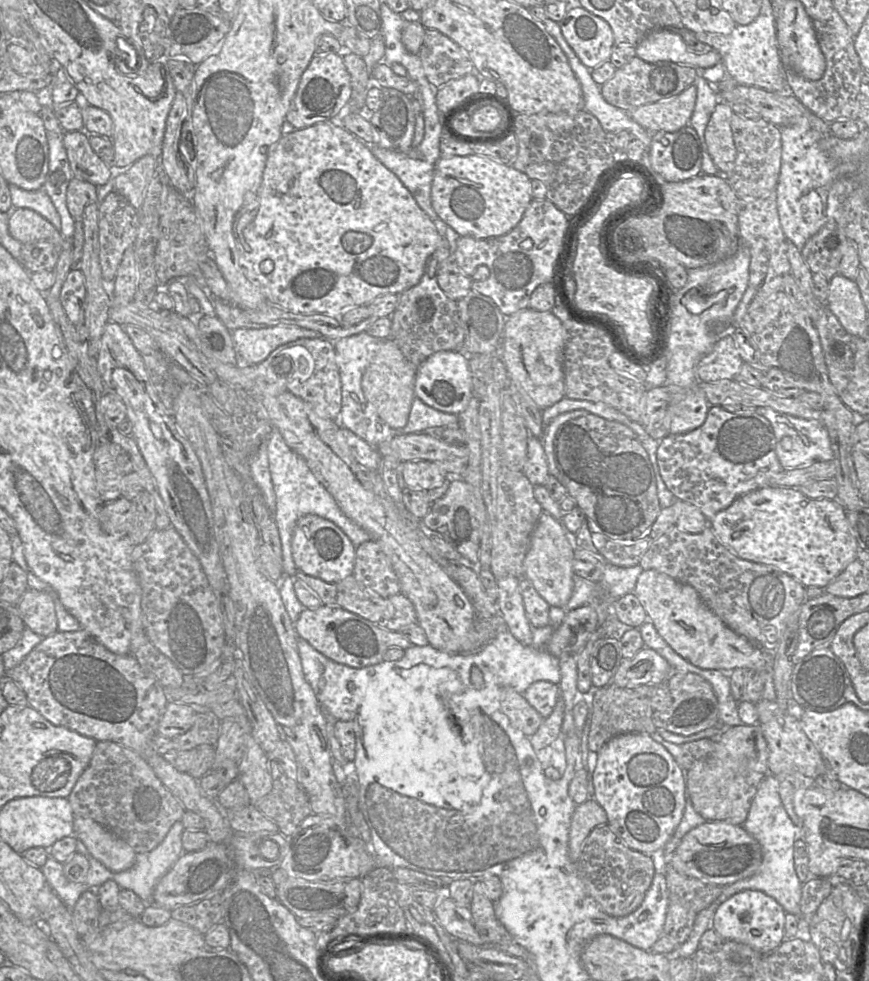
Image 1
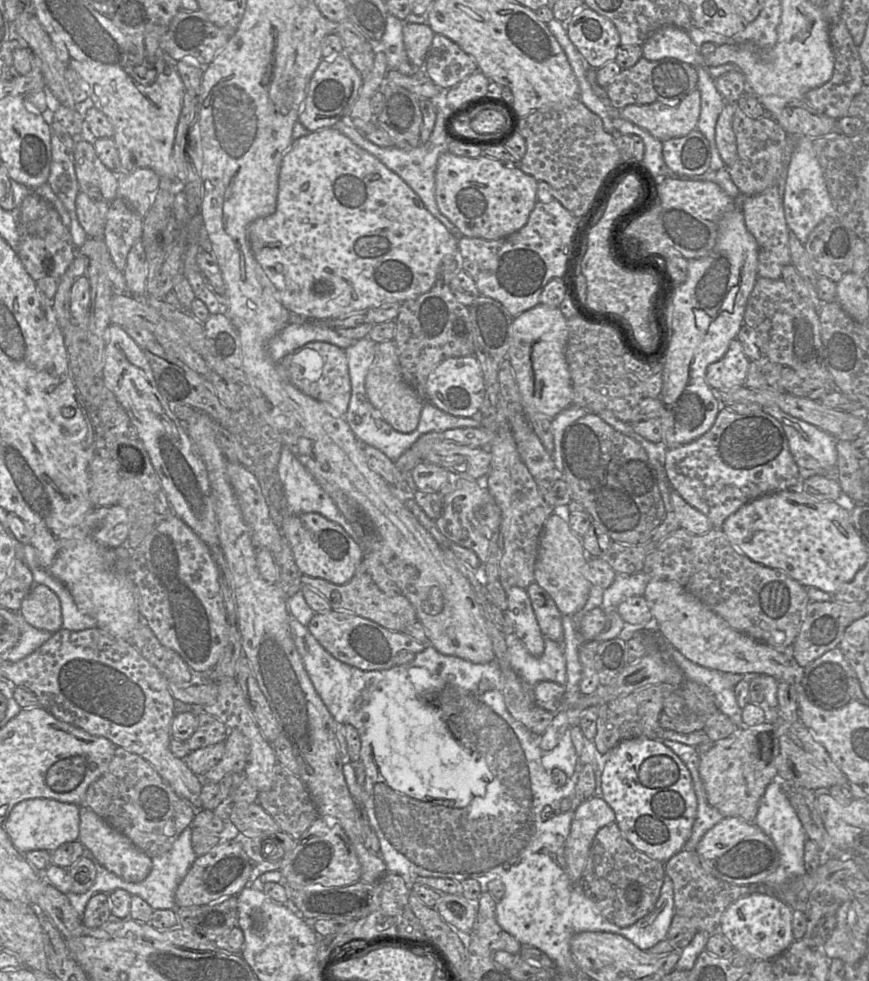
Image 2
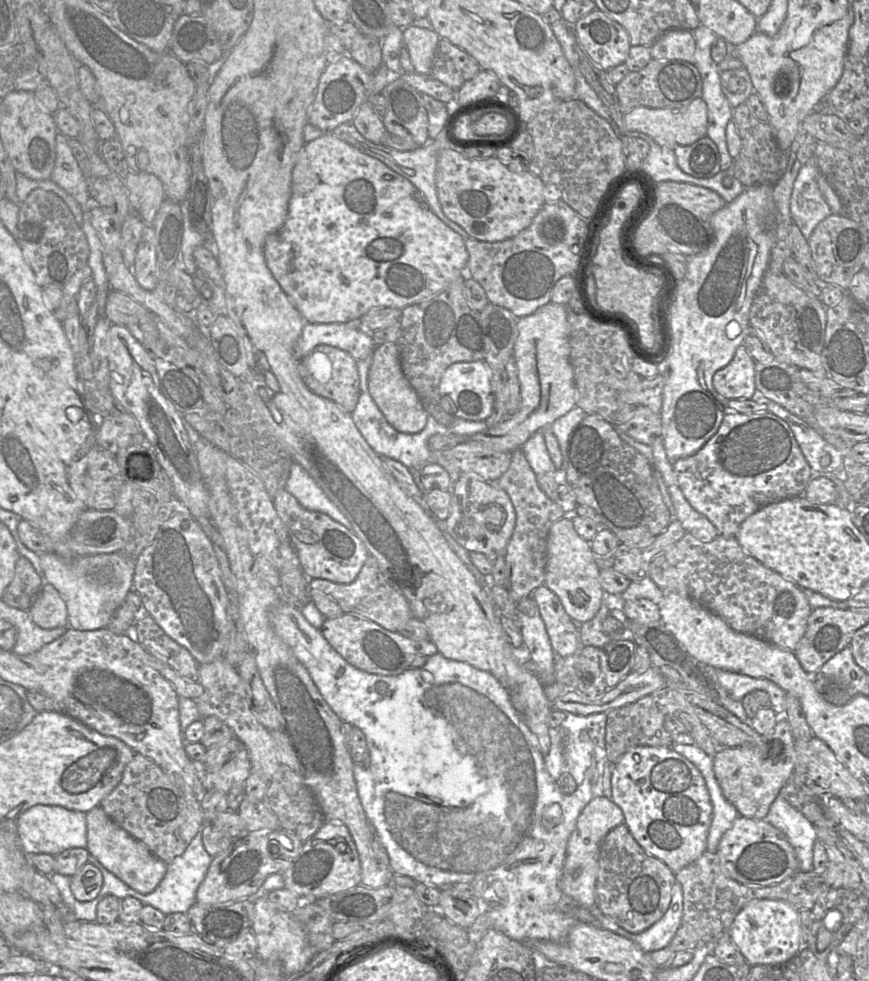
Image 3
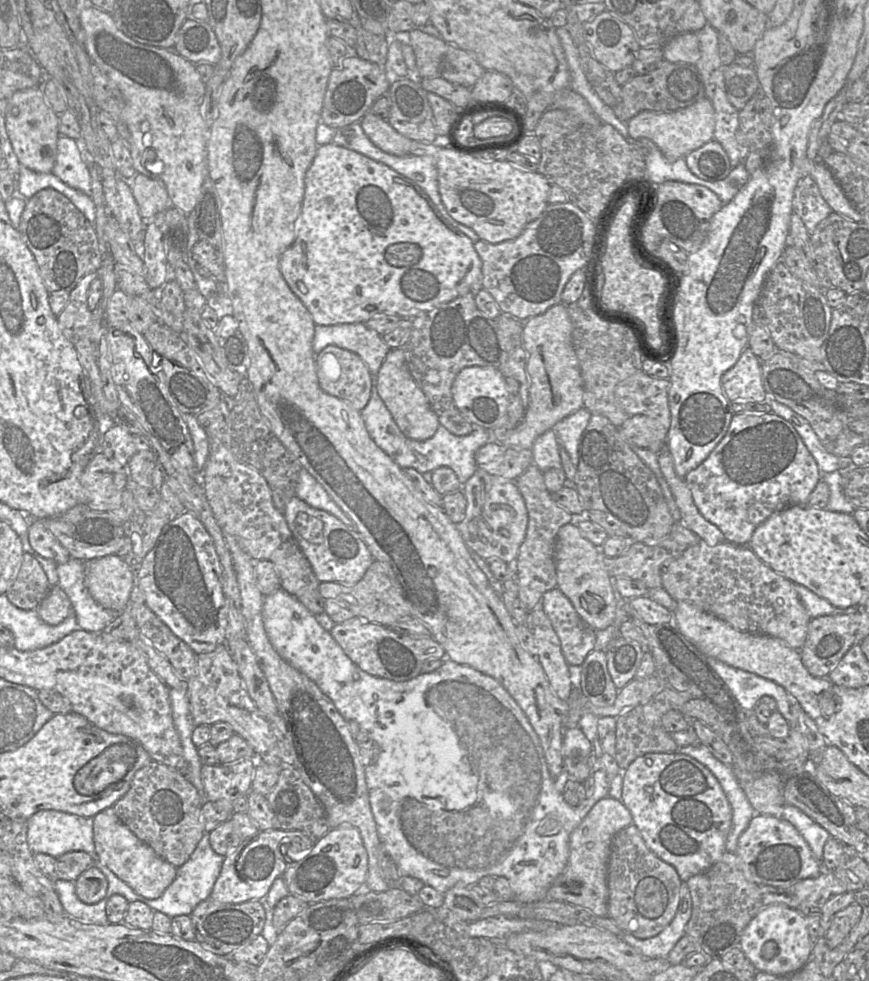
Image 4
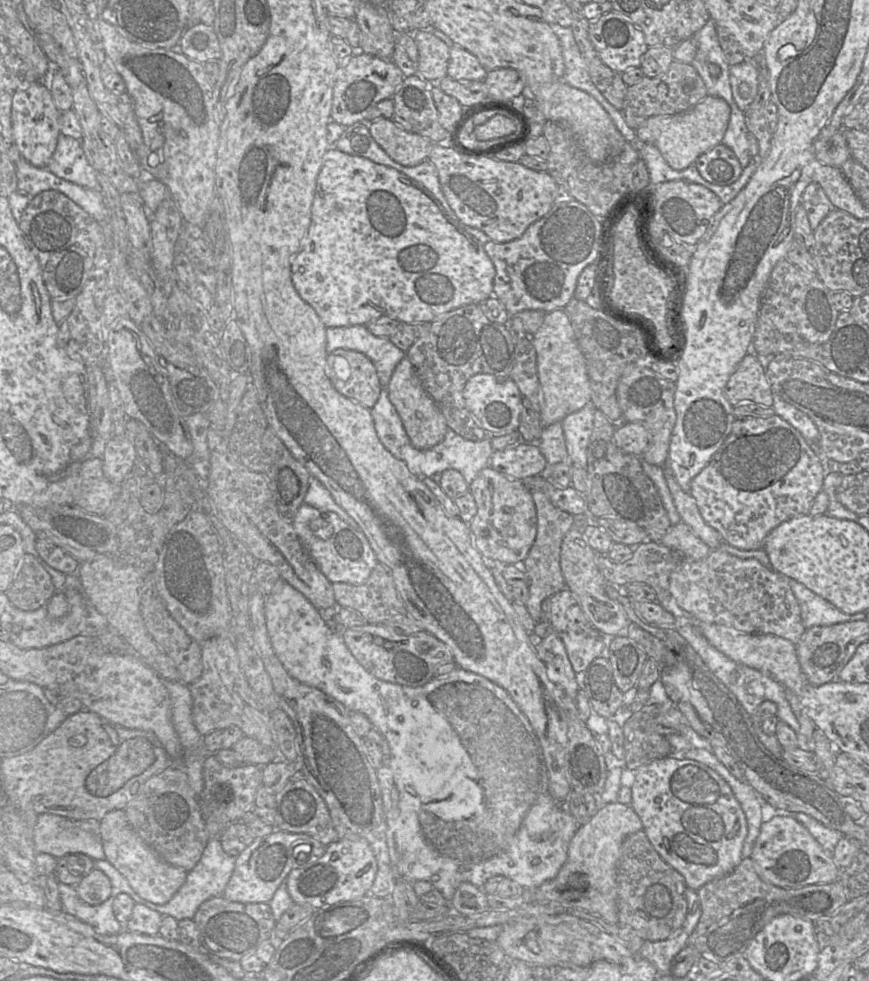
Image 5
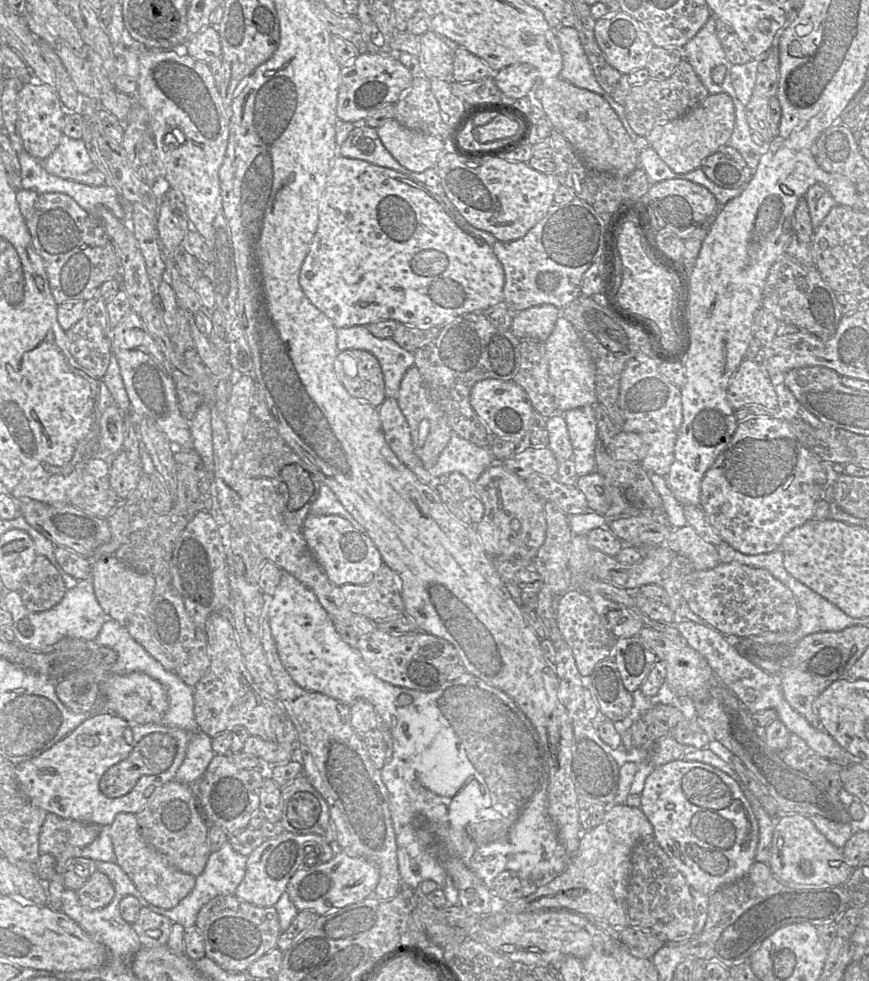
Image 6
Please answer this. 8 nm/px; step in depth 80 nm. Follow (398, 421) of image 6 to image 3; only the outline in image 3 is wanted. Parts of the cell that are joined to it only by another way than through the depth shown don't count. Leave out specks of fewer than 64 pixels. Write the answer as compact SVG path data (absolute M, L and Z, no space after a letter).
M372 356L358 360L357 370L359 374L360 397L356 407L350 413L352 420L365 439L367 444L380 456L394 459L404 464L409 469L420 469L422 461L425 458L433 457L435 450L428 445L428 440L435 434L457 434L470 435L475 429L486 429L488 426L485 421L469 421L455 417L449 426L440 424L431 415L428 415L427 423L423 430L414 434L407 434L397 431L385 418L381 410L378 408L368 391L368 373L372 363Z

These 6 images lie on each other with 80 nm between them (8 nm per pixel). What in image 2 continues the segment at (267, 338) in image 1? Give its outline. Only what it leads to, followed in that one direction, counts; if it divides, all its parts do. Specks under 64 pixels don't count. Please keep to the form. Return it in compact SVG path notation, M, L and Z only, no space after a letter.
M292 320L269 341L267 352L277 362L315 341L331 343L345 350L356 340L341 336L334 329L317 321Z

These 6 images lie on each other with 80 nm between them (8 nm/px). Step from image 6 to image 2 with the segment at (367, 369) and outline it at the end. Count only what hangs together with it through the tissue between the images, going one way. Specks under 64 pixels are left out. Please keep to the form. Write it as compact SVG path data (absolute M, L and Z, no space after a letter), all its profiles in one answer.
M321 341L309 342L305 348L314 349L321 355L324 362L321 377L316 381L291 376L286 378L301 392L329 405L343 416L351 397L351 382L344 350Z

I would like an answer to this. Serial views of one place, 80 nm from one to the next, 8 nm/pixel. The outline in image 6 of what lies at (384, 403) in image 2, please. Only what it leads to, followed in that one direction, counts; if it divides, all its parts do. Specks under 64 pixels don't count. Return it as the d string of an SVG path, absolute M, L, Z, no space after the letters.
M412 366L405 372L396 400L409 424L416 455L418 455L424 467L431 468L447 446L452 433L455 432L449 426L444 412L431 397L417 367Z

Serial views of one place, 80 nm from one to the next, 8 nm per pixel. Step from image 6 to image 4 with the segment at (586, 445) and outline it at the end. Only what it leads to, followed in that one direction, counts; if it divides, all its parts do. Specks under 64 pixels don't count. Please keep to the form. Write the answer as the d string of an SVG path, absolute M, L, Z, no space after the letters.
M585 407L557 422L552 428L556 433L560 445L566 449L574 466L578 463L579 440L586 429L591 412Z

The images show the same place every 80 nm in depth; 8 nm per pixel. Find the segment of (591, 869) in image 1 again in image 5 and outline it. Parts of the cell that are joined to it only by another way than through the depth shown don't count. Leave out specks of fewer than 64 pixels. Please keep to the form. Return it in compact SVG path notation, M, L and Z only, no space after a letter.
M643 831L627 836L616 866L619 924L634 929L646 941L661 941L679 935L688 913L683 875L666 863Z

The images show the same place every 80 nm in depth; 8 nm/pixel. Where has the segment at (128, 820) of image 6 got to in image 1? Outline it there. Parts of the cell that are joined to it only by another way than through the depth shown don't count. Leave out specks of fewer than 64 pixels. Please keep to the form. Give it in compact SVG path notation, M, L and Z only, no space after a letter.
M75 817L73 835L111 872L128 870L135 863L133 848L91 818Z

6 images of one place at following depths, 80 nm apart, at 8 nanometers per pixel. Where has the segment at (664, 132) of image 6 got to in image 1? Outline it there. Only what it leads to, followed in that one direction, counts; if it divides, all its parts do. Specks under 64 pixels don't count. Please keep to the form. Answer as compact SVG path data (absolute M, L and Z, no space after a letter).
M694 85L677 96L625 111L636 123L651 133L676 132L690 126L697 97Z

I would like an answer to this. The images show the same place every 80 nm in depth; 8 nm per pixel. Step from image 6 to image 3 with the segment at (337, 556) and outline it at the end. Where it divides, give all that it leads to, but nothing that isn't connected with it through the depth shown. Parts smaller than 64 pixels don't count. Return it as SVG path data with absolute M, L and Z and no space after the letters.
M286 489L278 491L272 499L295 549L301 569L309 579L325 579L340 584L349 584L356 579L369 554L352 531L324 513L303 508Z

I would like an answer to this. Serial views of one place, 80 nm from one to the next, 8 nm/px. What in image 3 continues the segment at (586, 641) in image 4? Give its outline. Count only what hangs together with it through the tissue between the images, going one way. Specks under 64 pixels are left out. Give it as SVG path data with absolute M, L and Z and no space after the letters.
M545 585L531 593L544 621L553 650L562 657L575 655L584 645L578 624L568 615L559 597Z

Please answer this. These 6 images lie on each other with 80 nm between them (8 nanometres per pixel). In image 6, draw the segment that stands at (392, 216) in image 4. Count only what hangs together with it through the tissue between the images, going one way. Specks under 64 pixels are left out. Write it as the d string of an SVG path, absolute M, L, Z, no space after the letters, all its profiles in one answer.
M340 154L335 157L319 201L318 226L301 266L299 283L311 303L323 312L337 328L367 326L385 319L393 319L399 323L420 328L443 326L461 314L484 311L490 306L503 303L504 281L503 267L492 246L476 234L476 228L471 226L451 203L445 204L425 185L393 169L360 159L343 157Z

